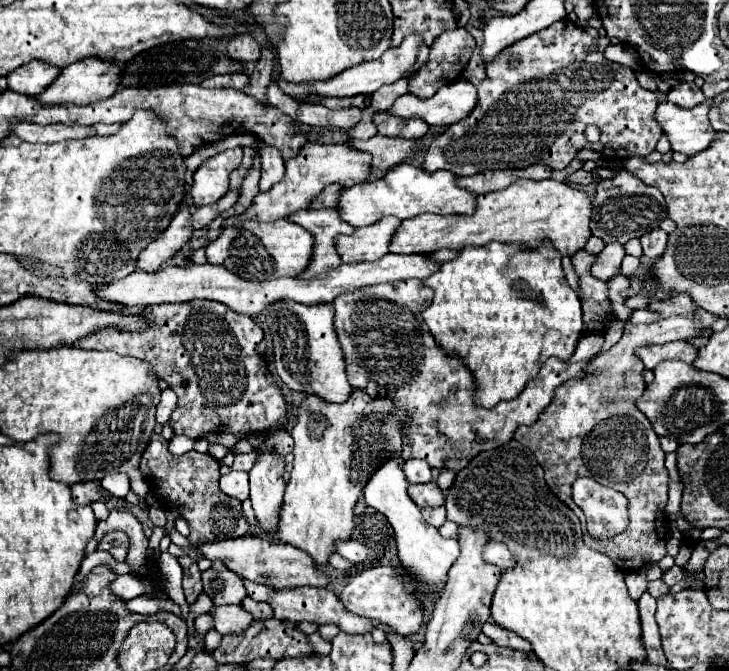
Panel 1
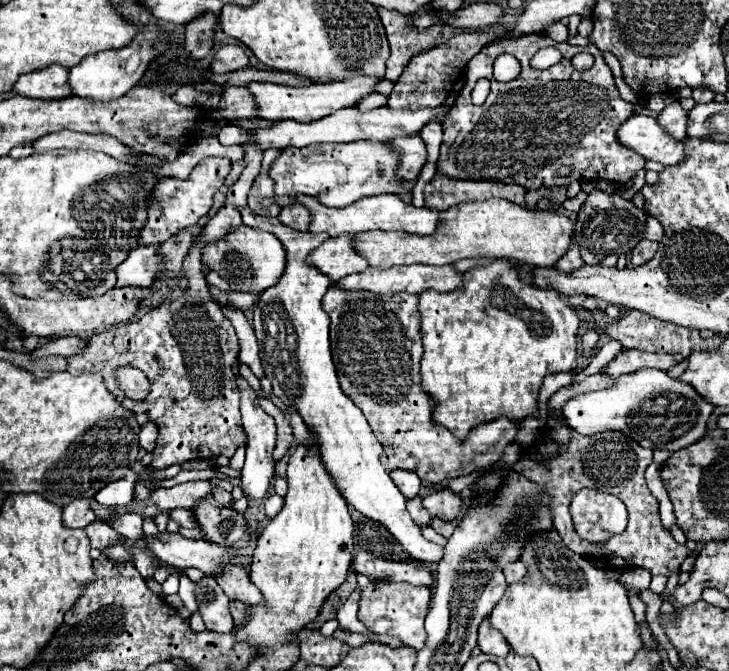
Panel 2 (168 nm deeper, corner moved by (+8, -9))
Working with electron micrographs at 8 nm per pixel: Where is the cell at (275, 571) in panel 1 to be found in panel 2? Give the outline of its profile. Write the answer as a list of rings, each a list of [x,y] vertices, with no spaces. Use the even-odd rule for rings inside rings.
[[[160,533],[156,539],[148,539],[148,537],[144,537],[144,539],[148,541],[150,551],[152,551],[162,563],[166,563],[166,565],[170,565],[170,567],[174,567],[174,569],[182,569],[182,571],[184,571],[184,569],[188,569],[188,567],[196,567],[196,569],[200,569],[204,575],[220,575],[220,573],[226,571],[226,565],[236,565],[236,567],[240,567],[240,569],[248,569],[248,567],[250,567],[246,555],[234,555],[228,547],[222,547],[222,545],[218,545],[218,543],[184,539],[180,533]]]

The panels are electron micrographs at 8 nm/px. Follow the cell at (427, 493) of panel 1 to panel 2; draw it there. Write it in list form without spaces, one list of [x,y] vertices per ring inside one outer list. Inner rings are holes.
[[[442,489],[436,493],[430,493],[426,497],[422,497],[422,507],[432,515],[438,517],[442,521],[452,521],[456,517],[456,511],[460,509],[460,495]]]

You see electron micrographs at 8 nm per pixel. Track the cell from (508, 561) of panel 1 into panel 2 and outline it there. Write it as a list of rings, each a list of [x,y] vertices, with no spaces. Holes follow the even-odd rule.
[[[512,561],[512,563],[506,563],[506,567],[502,569],[504,575],[506,575],[506,583],[516,583],[522,579],[522,575],[526,573],[526,567],[524,563],[520,561]]]

